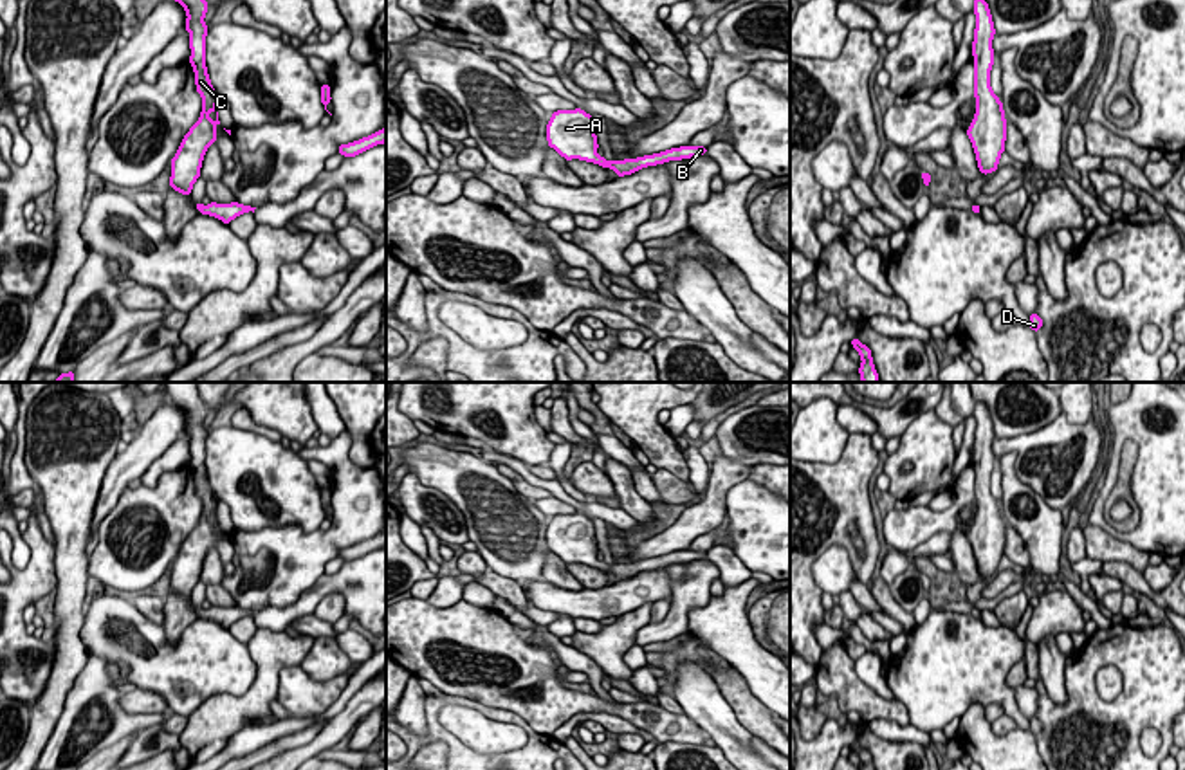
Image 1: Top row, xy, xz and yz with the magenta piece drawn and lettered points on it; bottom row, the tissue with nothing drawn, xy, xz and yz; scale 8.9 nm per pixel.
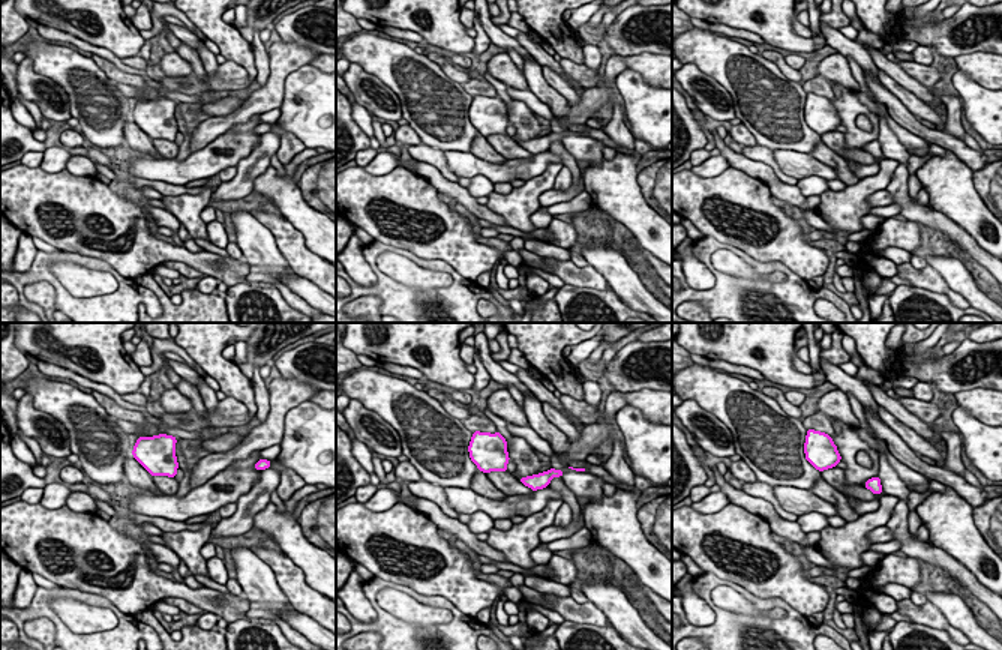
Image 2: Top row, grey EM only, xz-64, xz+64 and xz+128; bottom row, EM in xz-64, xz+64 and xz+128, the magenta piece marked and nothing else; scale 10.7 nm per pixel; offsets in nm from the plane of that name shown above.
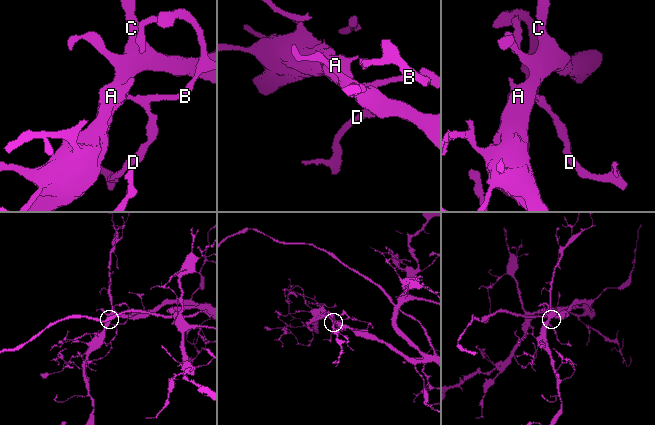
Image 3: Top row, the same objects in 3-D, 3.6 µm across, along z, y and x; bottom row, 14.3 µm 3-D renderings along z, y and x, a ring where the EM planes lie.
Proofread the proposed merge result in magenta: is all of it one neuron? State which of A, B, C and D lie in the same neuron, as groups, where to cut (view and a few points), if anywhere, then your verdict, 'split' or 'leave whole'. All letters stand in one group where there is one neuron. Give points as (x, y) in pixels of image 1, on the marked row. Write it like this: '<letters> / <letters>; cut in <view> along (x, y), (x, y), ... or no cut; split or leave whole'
A B C D; no cut; leave whole

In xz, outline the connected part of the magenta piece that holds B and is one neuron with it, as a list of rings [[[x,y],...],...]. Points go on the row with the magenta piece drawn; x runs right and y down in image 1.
[[[581,108],[554,112],[547,124],[547,141],[548,146],[566,160],[581,159],[602,168],[611,168],[617,177],[631,175],[646,166],[657,166],[667,160],[682,160],[707,153],[705,146],[680,146],[638,159],[620,159],[610,162],[597,155],[599,144],[593,117]]]

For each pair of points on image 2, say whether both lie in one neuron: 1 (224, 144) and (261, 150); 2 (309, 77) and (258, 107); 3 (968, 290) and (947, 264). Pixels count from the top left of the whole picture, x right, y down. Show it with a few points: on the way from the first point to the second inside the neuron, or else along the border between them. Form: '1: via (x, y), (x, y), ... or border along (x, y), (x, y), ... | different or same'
1: border along (261, 135), (255, 147), (236, 165) | different
2: border along (308, 63), (285, 78), (285, 95), (279, 108) | different
3: via (963, 284), (953, 270) | same

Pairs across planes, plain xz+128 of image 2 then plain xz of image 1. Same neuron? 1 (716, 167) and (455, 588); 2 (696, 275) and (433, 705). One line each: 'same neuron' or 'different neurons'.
1: same neuron
2: different neurons

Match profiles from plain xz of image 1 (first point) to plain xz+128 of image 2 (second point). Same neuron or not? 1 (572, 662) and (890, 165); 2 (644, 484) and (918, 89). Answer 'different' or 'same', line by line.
1: different
2: different

